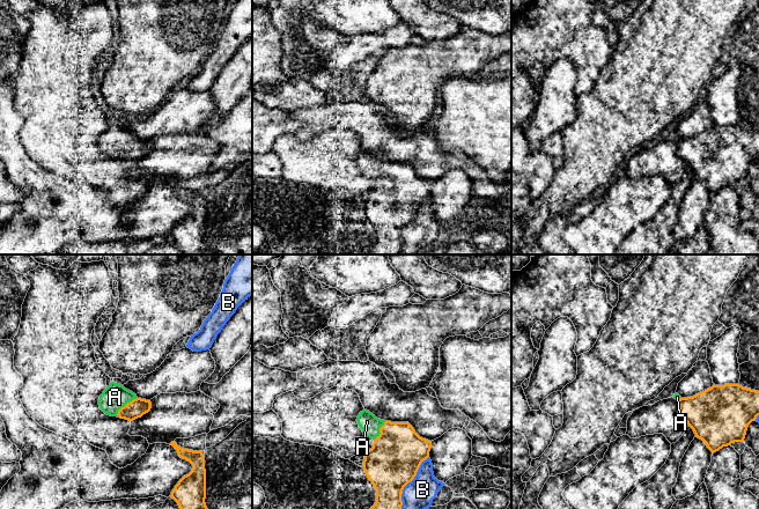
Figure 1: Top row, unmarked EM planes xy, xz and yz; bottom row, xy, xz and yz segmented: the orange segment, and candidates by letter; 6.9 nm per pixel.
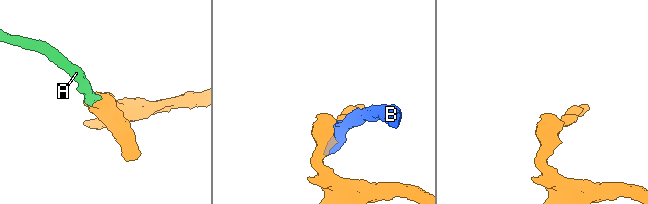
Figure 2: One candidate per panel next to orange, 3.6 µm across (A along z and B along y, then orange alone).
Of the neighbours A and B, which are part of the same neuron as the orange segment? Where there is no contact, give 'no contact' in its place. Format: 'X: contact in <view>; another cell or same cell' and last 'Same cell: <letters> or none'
A: contact in xy; same cell
B: contact in xz; another cell
Same cell: A

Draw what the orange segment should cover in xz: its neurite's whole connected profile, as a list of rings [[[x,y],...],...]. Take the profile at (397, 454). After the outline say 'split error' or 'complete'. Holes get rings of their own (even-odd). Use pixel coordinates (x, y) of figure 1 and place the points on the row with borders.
[[[363,410],[358,425],[366,437],[373,438],[373,448],[364,453],[363,470],[376,490],[376,502],[370,509],[401,509],[404,487],[411,482],[423,460],[429,457],[432,442],[420,437],[408,422],[391,422],[377,419]]]; split error

